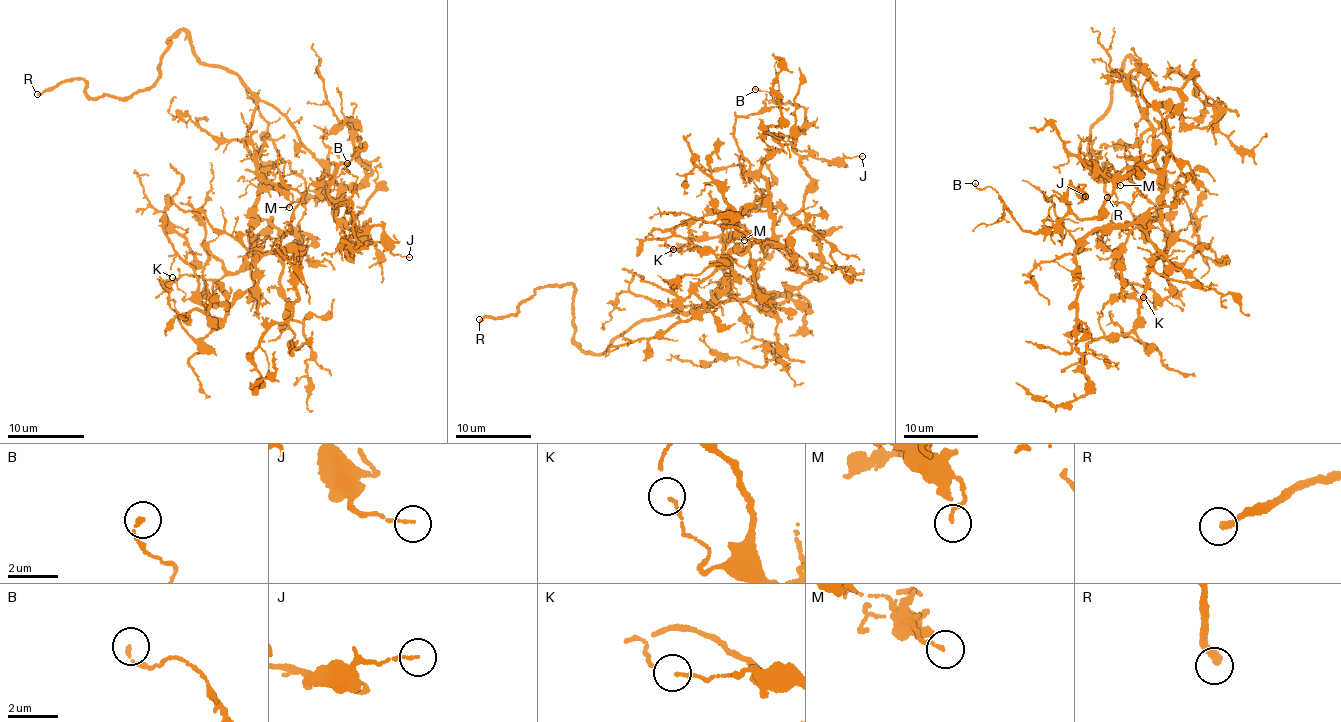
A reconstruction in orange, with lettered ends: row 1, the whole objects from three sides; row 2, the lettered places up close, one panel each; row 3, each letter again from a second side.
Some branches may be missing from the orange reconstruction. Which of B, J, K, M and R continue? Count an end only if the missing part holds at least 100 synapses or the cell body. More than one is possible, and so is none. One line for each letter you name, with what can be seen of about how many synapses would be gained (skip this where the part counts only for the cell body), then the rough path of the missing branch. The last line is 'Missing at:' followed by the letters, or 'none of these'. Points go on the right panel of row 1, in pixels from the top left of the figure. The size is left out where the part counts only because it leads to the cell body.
Missing at: R

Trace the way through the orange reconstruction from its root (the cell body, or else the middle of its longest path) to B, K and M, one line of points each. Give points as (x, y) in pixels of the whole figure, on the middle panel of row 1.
B: (686, 311), (781, 302), (820, 266), (794, 215), (811, 180), (793, 135), (804, 108), (755, 89)
K: (686, 311), (721, 294), (735, 271), (714, 265), (723, 260), (712, 253), (673, 249)
M: (686, 311), (706, 303), (721, 283), (725, 246), (733, 237), (744, 240)

